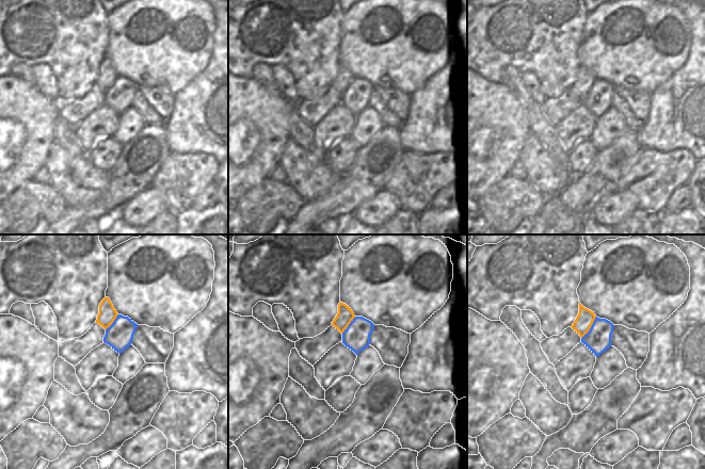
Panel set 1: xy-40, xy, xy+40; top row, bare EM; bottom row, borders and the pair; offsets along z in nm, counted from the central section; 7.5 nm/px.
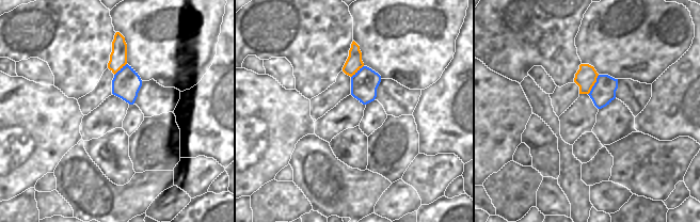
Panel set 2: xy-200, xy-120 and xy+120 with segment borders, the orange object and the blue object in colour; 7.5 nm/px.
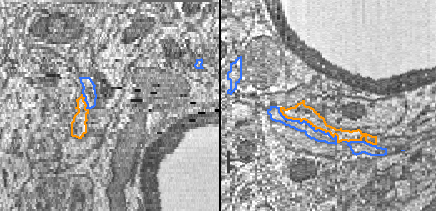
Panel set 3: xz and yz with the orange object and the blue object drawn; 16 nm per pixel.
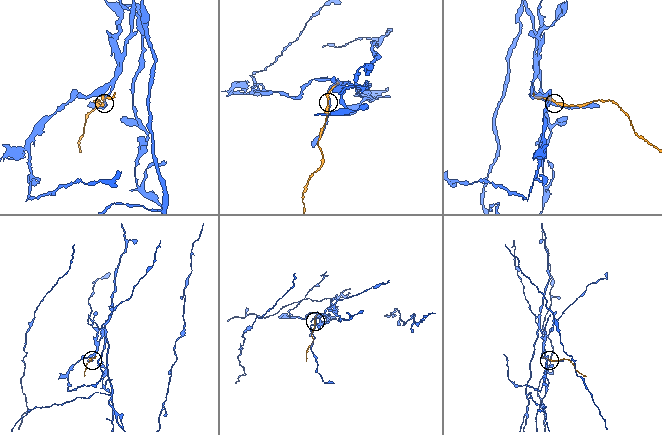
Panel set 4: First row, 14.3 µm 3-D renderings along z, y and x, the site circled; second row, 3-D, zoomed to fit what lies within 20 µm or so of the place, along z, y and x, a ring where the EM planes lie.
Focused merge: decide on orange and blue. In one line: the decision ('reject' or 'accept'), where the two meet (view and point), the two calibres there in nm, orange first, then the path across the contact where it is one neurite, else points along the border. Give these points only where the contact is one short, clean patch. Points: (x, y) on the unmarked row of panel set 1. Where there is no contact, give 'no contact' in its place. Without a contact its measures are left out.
reject | xy+40 (590, 89) | 130/190 nm

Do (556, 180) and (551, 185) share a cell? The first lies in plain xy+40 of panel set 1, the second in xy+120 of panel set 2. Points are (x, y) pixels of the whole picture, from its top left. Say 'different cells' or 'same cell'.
different cells

